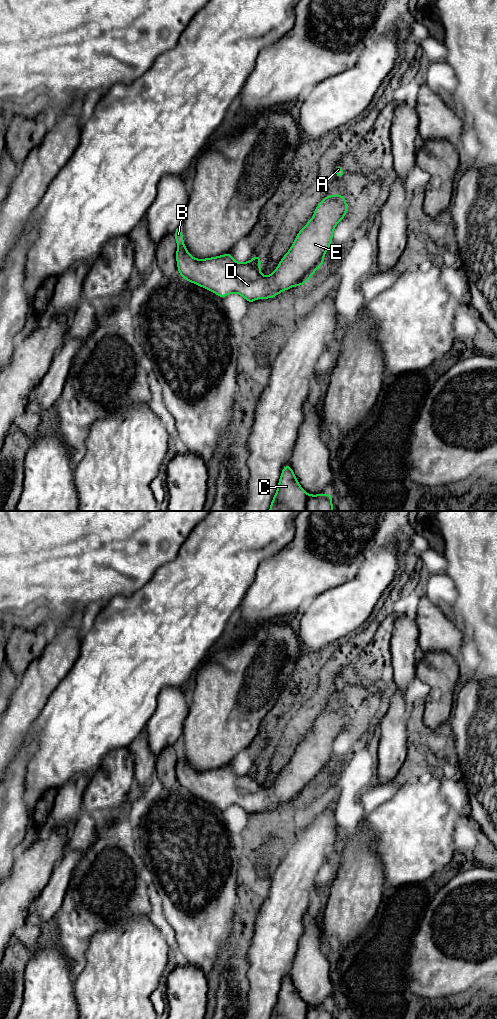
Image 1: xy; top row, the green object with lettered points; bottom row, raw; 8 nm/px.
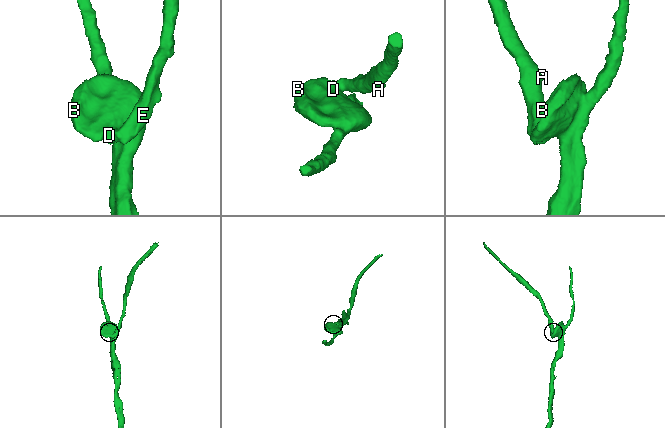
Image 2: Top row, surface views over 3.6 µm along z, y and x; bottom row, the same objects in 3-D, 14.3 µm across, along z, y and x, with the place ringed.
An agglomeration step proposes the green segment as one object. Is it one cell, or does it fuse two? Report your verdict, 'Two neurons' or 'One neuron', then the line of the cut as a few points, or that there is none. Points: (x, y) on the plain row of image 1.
One neuron. No split

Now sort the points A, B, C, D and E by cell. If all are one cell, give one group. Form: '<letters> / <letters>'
A B C D E

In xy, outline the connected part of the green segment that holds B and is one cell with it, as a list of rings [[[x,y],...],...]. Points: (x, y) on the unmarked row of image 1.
[[[328,706],[317,717],[313,729],[298,744],[291,760],[280,772],[275,783],[269,788],[262,788],[260,782],[261,766],[257,766],[245,775],[235,773],[231,764],[206,771],[192,769],[184,756],[182,738],[173,745],[176,755],[176,773],[180,789],[203,799],[221,811],[231,805],[238,805],[247,814],[253,815],[258,811],[272,811],[279,805],[291,801],[293,798],[303,798],[312,789],[313,785],[324,775],[324,766],[333,752],[333,743],[339,733],[347,726],[348,716],[342,706]]]

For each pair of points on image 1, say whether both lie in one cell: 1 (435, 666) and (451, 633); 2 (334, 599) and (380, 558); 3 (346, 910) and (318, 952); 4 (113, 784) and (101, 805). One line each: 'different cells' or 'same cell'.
1: different cells
2: same cell
3: different cells
4: same cell

